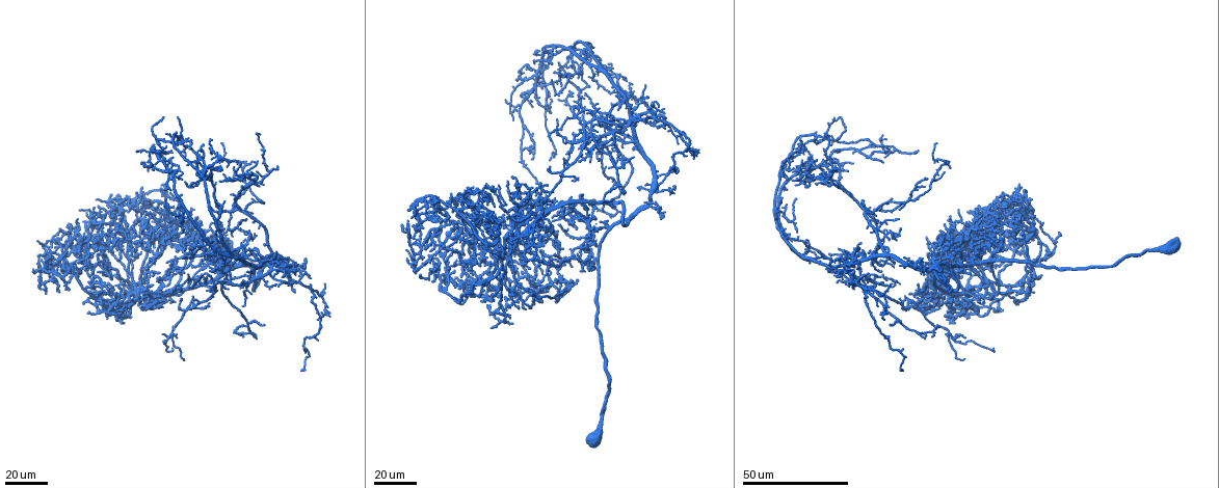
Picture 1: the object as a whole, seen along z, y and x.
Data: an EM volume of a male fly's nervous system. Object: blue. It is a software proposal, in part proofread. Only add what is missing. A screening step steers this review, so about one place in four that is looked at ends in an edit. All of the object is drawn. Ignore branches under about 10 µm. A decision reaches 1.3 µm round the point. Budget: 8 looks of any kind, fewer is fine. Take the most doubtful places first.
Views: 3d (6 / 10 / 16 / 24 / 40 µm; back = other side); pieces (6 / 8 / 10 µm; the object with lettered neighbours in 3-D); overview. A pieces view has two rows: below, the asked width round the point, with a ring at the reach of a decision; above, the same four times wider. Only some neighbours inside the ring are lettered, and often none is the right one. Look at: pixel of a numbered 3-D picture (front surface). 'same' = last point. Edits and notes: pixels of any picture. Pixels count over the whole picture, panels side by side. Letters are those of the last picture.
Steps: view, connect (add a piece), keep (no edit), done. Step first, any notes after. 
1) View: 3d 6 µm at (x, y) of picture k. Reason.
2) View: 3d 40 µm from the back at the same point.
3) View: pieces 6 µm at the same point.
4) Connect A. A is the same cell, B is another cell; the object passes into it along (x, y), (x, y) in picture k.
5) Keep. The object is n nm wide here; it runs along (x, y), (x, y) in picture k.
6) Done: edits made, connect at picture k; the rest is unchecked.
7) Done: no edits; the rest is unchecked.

View: 3d 24 µm at (128, 251) of picture 1. Free end.

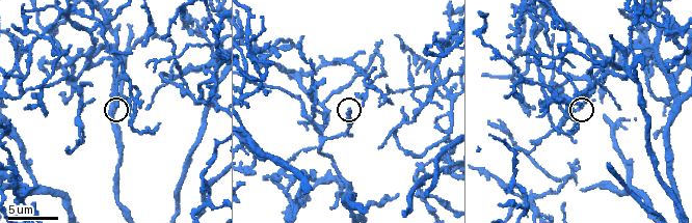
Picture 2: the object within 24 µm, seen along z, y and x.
View: pieces 8 µm at (118, 106) of picture 2. See the neighbours.

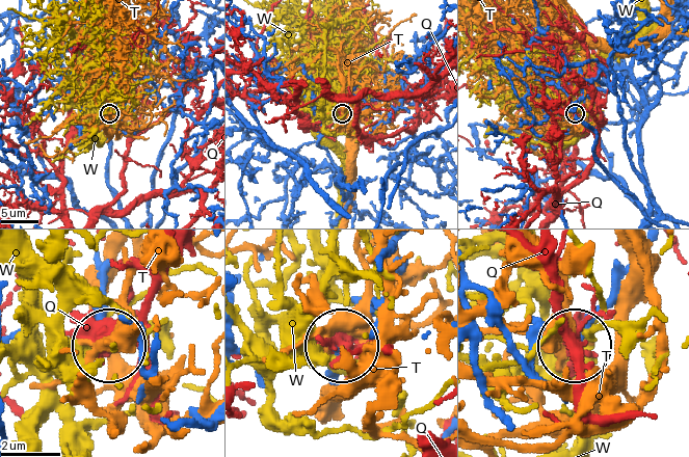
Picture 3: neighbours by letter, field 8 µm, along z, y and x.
Keep. Q, T and W are other cells; no lettered piece goes on from it.

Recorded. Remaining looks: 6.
View: 3d 40 µm at (115, 284) of picture 1.

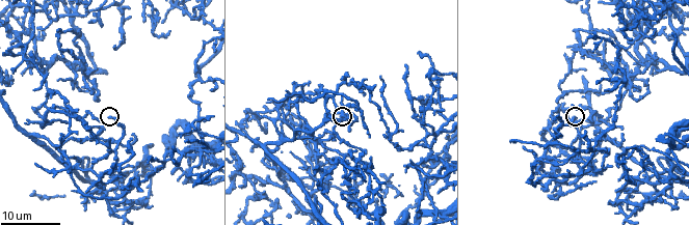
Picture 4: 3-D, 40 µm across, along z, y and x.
View: pieces 10 µm at (110, 117) of picture 4.

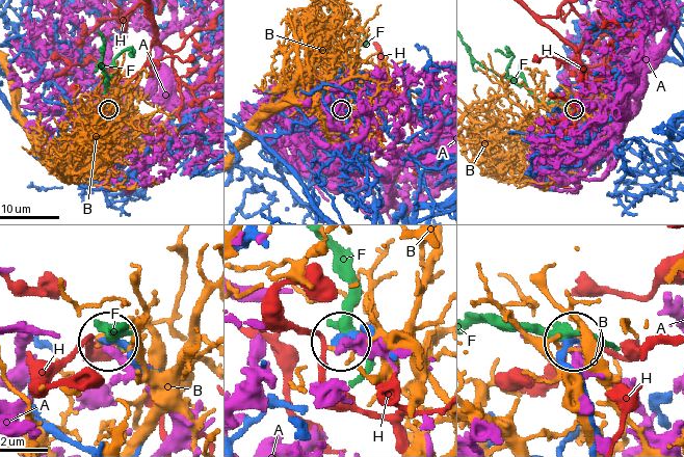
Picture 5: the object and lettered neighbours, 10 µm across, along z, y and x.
Keep. The object is 300 nm wide here; A, B, F and H are other cells; none of them fits.

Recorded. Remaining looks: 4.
View: 3d 40 µm at (112, 223) of picture 1. Thin end.

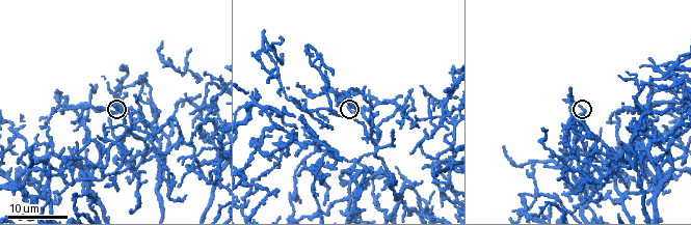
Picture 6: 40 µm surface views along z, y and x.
View: 3d 6 µm at (117, 105) of picture 6. Closer look.

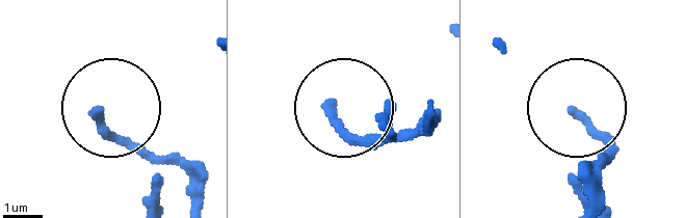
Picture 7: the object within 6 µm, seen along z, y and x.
View: pieces 10 µm at (97, 113) of picture 7.

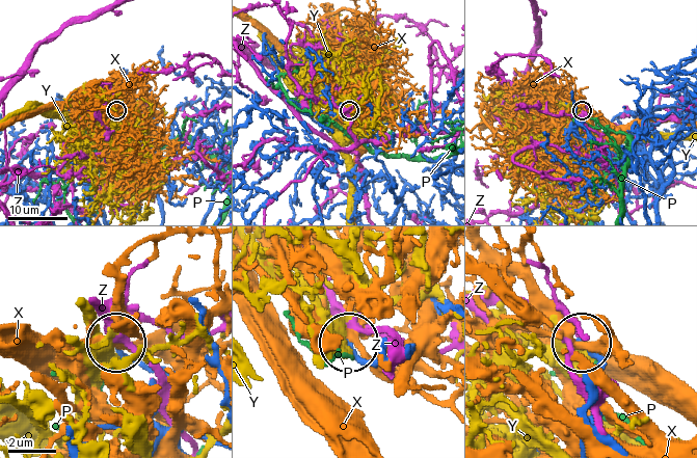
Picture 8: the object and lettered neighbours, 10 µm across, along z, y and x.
Keep. P, X, Y and Z are other cells; no lettered piece goes on from it.

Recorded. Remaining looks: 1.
Done: no edits; the rest is unchecked.

